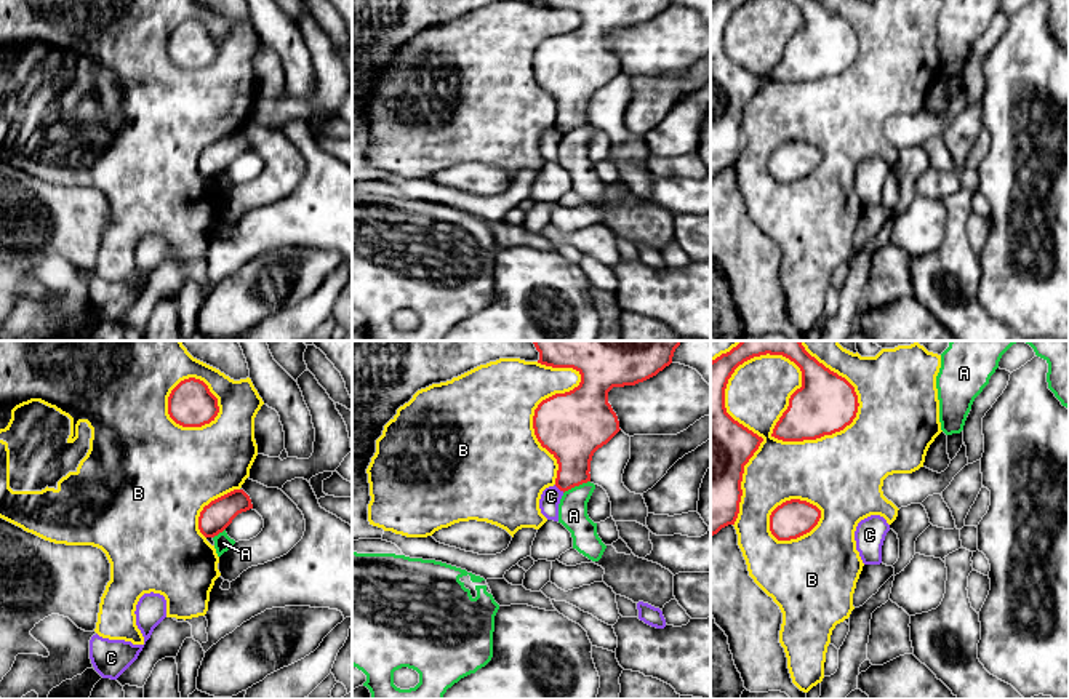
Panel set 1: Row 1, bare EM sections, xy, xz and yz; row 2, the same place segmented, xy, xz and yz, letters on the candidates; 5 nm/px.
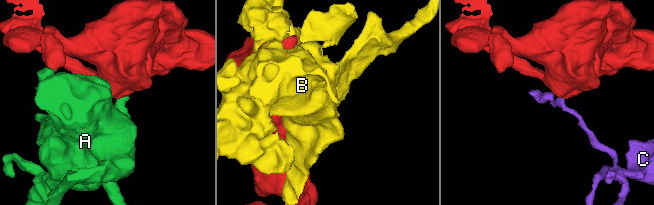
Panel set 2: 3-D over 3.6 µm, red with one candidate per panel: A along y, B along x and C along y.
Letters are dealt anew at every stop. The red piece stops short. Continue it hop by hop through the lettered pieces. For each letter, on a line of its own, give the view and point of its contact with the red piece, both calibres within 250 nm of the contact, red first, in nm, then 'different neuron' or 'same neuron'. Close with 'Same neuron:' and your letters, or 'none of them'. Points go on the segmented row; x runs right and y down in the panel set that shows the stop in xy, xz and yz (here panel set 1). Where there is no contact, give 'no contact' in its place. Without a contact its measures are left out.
A: xz (576, 485) | 280/140 nm | different neuron
B: yz (800, 370) | 300/320 nm | different neuron
C: xz (559, 488) | 240/100 nm | different neuron
Same neuron: none of them

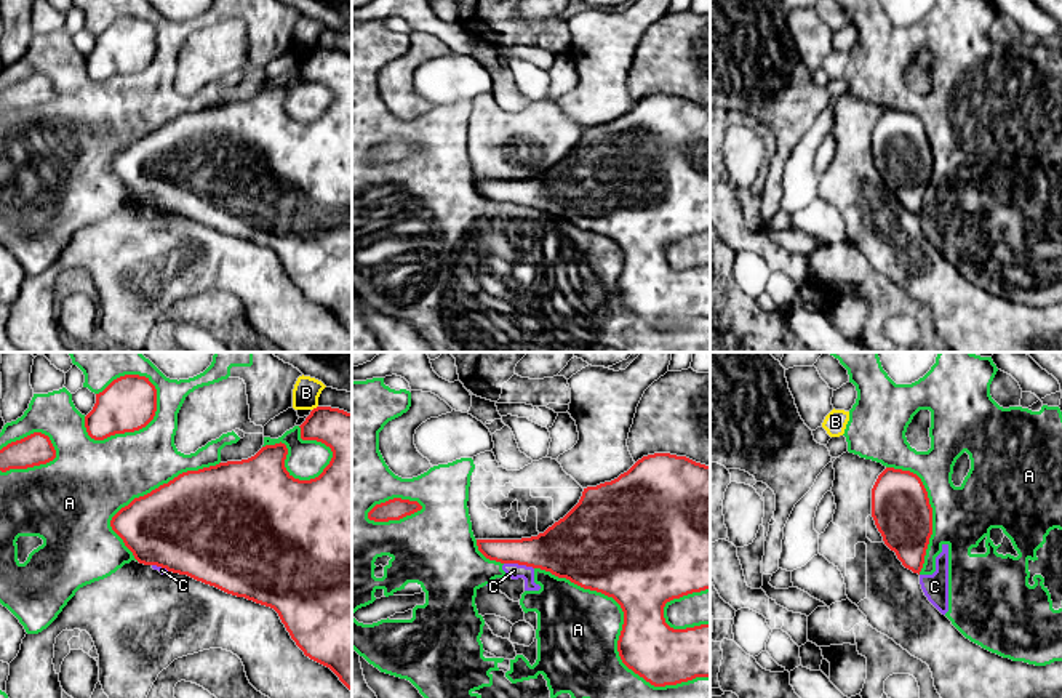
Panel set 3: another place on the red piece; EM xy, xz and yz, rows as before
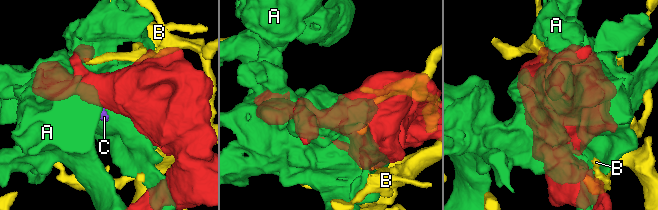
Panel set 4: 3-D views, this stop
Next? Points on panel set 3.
A: xz (621, 634) | 300/420 nm | different neuron
B: xy (314, 409) | 240/140 nm | different neuron
C: xz (519, 564) | 280/80 nm | different neuron
Same neuron: none of them

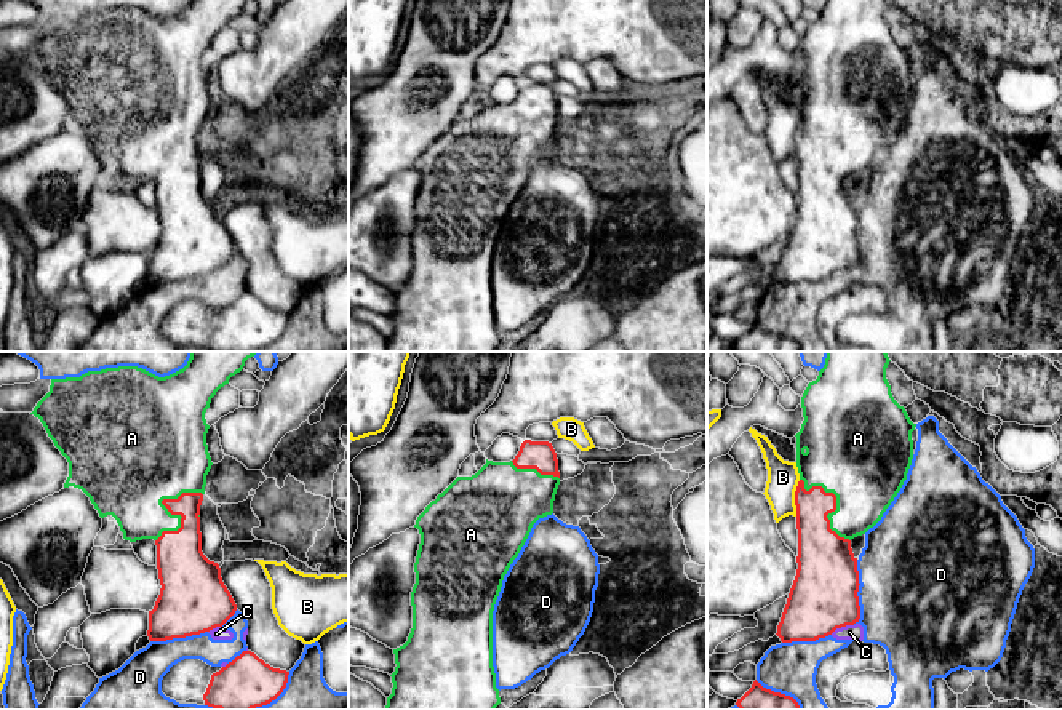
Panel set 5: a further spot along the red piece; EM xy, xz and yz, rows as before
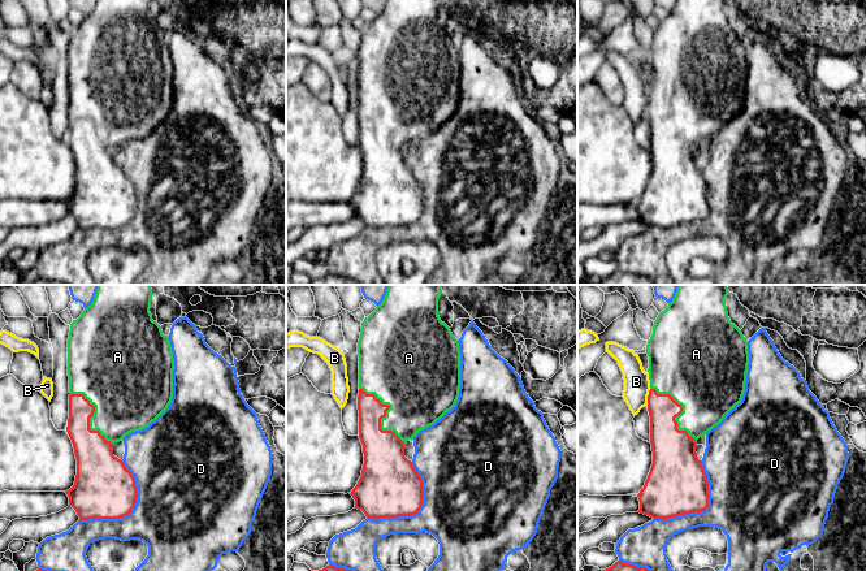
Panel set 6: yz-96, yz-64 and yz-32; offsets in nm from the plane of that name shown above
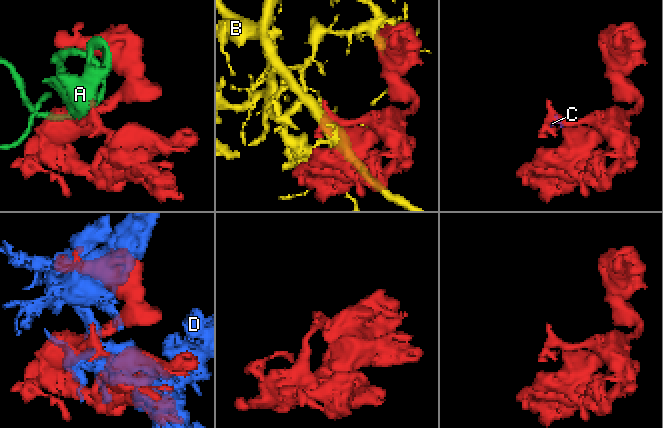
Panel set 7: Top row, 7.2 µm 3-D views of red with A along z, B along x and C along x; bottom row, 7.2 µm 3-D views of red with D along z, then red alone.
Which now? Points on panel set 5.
A: xy (168, 510) | 240/400 nm | same neuron
B: yz (795, 498) | 190/160 nm | different neuron
C: yz (842, 626) | 340/80 nm | different neuron
D: yz (858, 590) | 340/500 nm | different neuron
Same neuron: A

